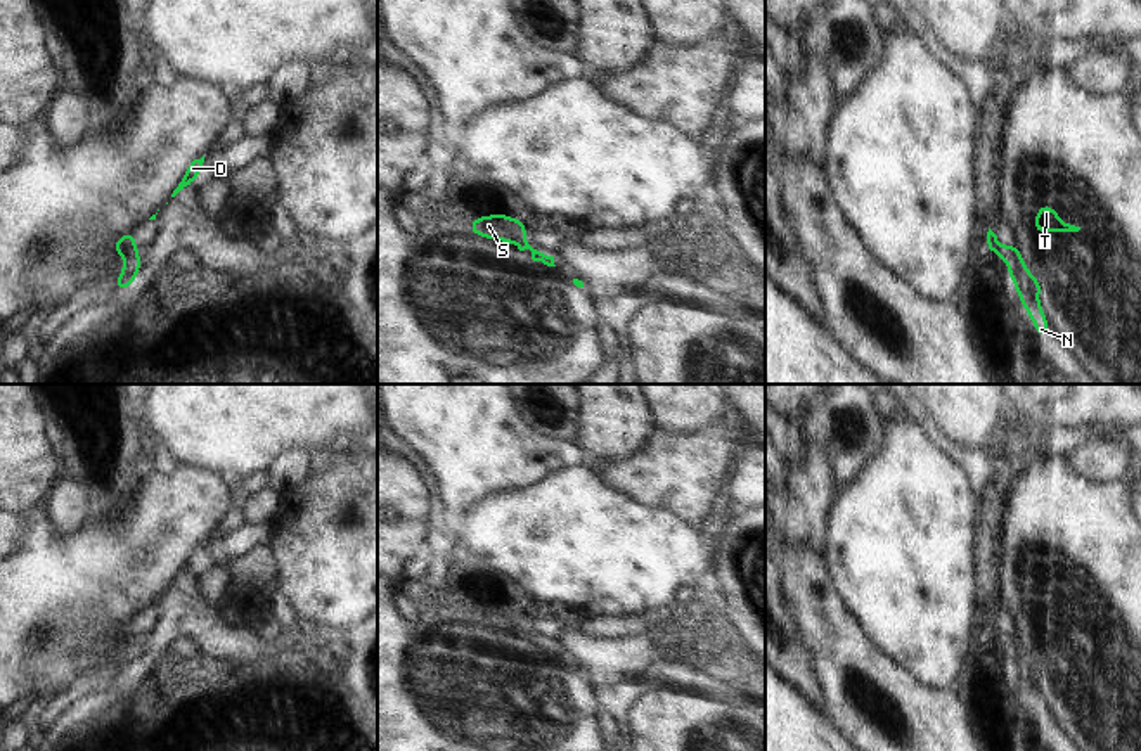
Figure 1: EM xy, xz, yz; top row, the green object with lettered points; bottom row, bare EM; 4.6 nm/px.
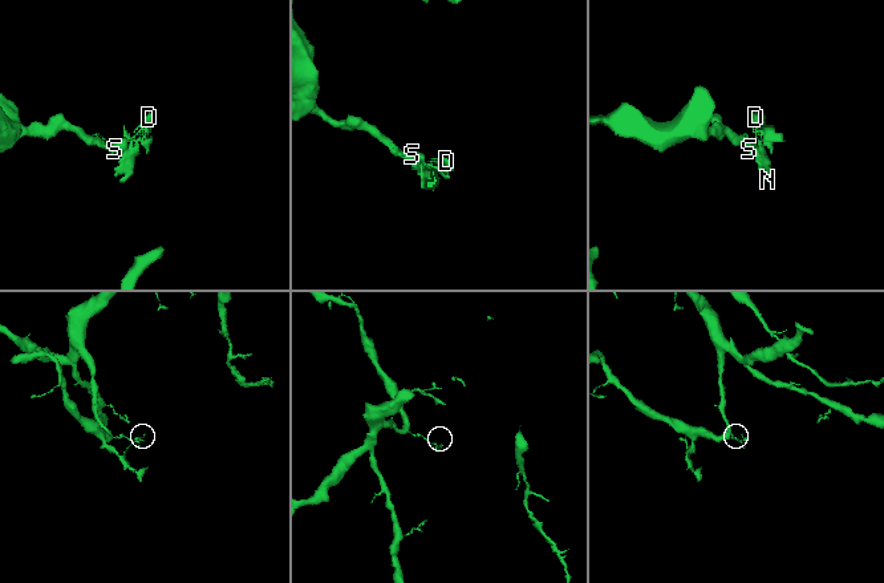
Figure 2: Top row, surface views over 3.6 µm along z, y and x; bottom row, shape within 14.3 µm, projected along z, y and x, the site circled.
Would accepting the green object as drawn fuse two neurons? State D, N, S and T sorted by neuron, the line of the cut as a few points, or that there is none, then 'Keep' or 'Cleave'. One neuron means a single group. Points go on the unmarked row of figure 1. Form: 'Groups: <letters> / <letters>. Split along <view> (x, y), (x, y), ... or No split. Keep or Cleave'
Groups: D N T / S. Split along xy (137, 639), (127, 646). Cleave

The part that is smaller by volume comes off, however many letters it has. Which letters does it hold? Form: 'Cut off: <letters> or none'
Cut off: D, N, T

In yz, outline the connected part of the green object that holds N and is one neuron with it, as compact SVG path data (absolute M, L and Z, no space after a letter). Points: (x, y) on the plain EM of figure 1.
M1015 630L1011 642L1006 645L1009 656L1009 668L1016 673L1016 682L1027 697L1027 703L1034 708L1034 716L1041 727L1048 727L1049 709L1042 701L1042 692L1037 689L1037 682L1042 678L1041 668L1030 663L1027 652L1020 644L1020 633Z

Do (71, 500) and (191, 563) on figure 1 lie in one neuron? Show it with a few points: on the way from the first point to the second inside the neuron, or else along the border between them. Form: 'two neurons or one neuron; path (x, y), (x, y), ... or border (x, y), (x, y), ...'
two neurons; border (96, 507), (78, 528), (59, 533)

